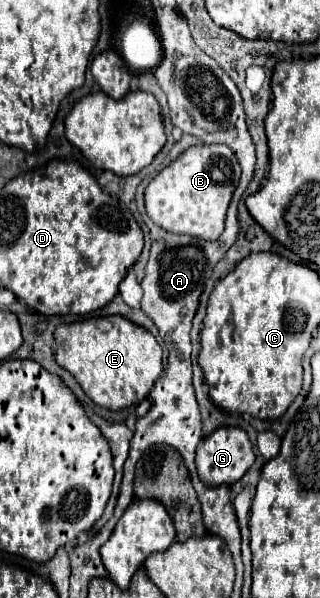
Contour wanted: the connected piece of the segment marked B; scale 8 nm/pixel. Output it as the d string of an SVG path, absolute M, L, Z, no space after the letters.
M222 143L188 147L176 161L162 169L146 187L148 217L170 233L184 233L216 241L224 231L224 219L240 181L240 165L230 147Z

